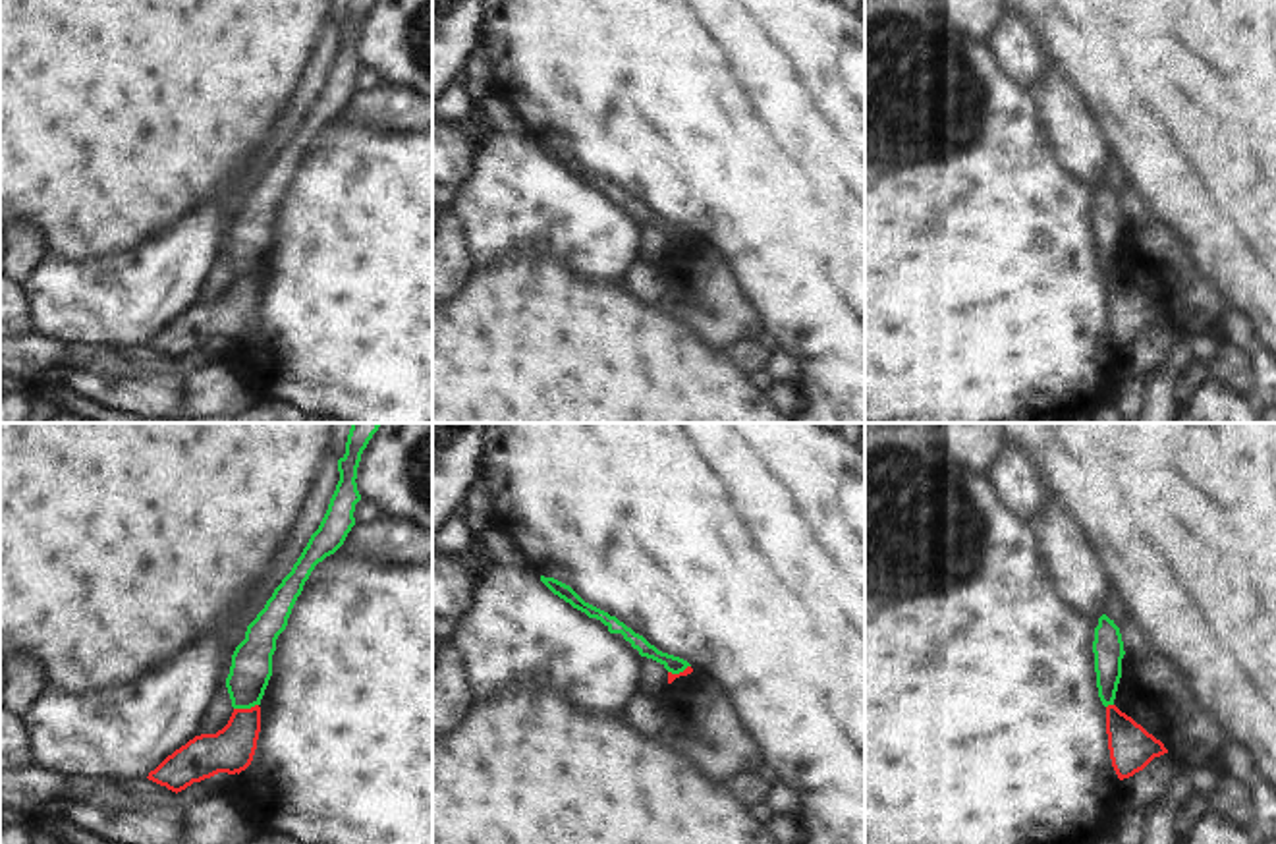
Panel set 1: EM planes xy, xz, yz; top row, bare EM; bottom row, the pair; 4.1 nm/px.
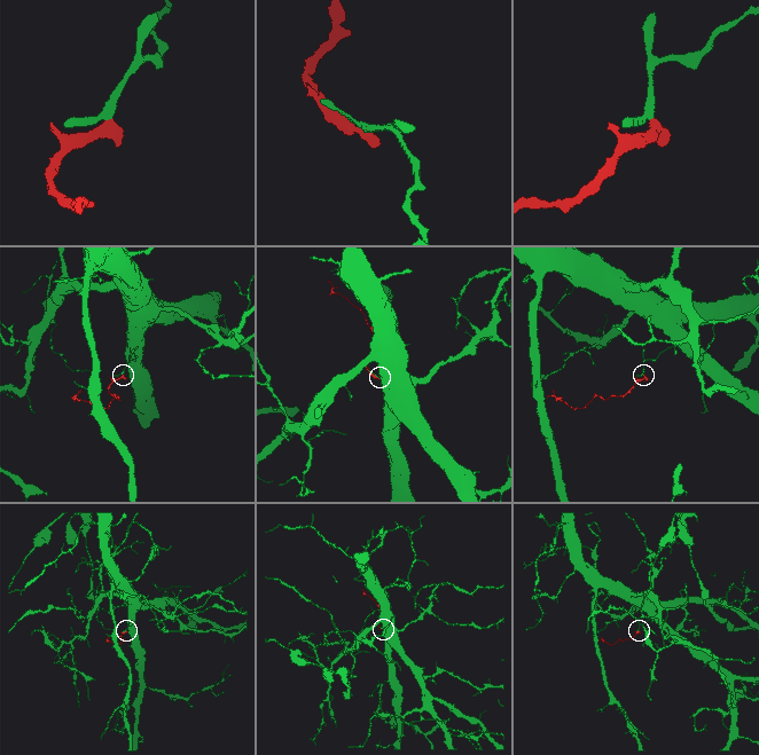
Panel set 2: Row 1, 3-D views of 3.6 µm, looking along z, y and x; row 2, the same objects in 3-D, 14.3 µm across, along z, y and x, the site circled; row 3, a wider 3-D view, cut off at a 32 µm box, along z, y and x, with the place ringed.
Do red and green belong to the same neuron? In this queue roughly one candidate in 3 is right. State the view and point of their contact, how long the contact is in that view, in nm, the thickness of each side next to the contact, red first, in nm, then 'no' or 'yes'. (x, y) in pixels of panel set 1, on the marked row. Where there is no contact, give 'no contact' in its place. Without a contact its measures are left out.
meets red in xy at (246, 709); contact 110 nm long; 190 nm thick on the red side, 180 nm on the other; no

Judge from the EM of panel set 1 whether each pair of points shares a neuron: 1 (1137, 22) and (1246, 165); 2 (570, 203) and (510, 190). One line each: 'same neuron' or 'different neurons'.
1: same neuron
2: same neuron

